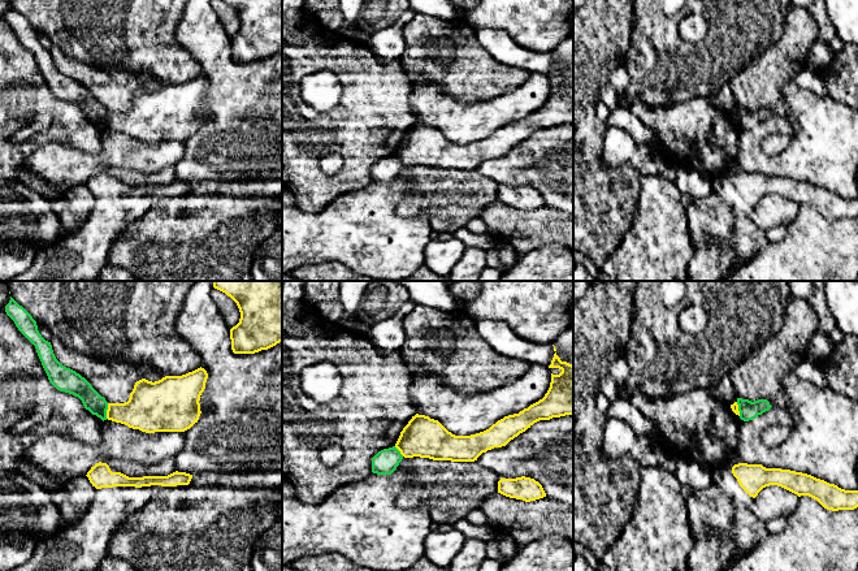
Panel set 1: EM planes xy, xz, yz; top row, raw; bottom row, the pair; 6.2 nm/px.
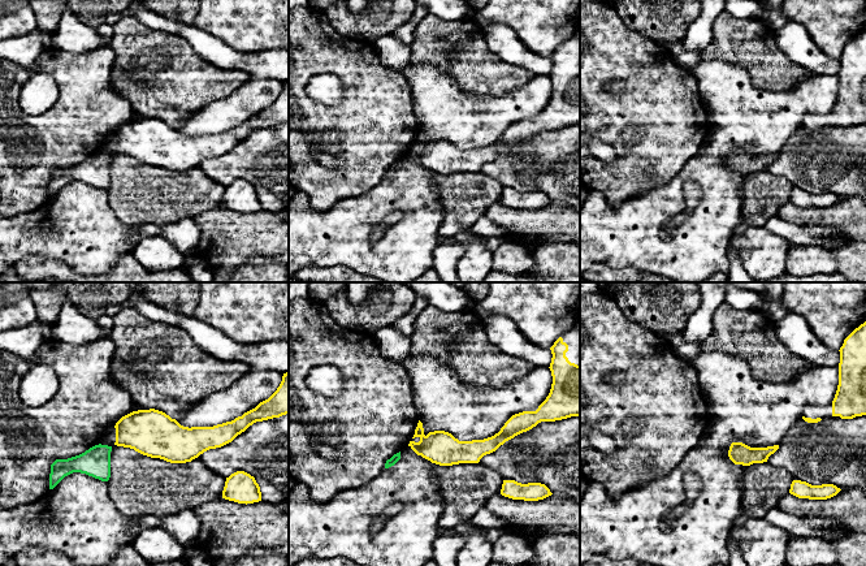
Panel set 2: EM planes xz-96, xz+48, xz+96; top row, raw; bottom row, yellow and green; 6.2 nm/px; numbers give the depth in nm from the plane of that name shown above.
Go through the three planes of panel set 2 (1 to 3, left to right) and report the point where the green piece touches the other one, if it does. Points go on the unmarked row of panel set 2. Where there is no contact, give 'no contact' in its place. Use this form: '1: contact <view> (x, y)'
1: no contact
2: no contact
3: no contact

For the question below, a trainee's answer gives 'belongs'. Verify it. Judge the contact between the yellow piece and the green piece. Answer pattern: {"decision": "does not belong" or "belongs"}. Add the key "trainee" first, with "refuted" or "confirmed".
{"trainee": "refuted", "decision": "does not belong"}

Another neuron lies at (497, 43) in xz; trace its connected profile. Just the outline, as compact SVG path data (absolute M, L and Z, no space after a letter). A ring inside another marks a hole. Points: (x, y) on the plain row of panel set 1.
M477 29L478 44L495 60L529 73L549 75L554 66L552 52L537 53L515 43L504 30Z

